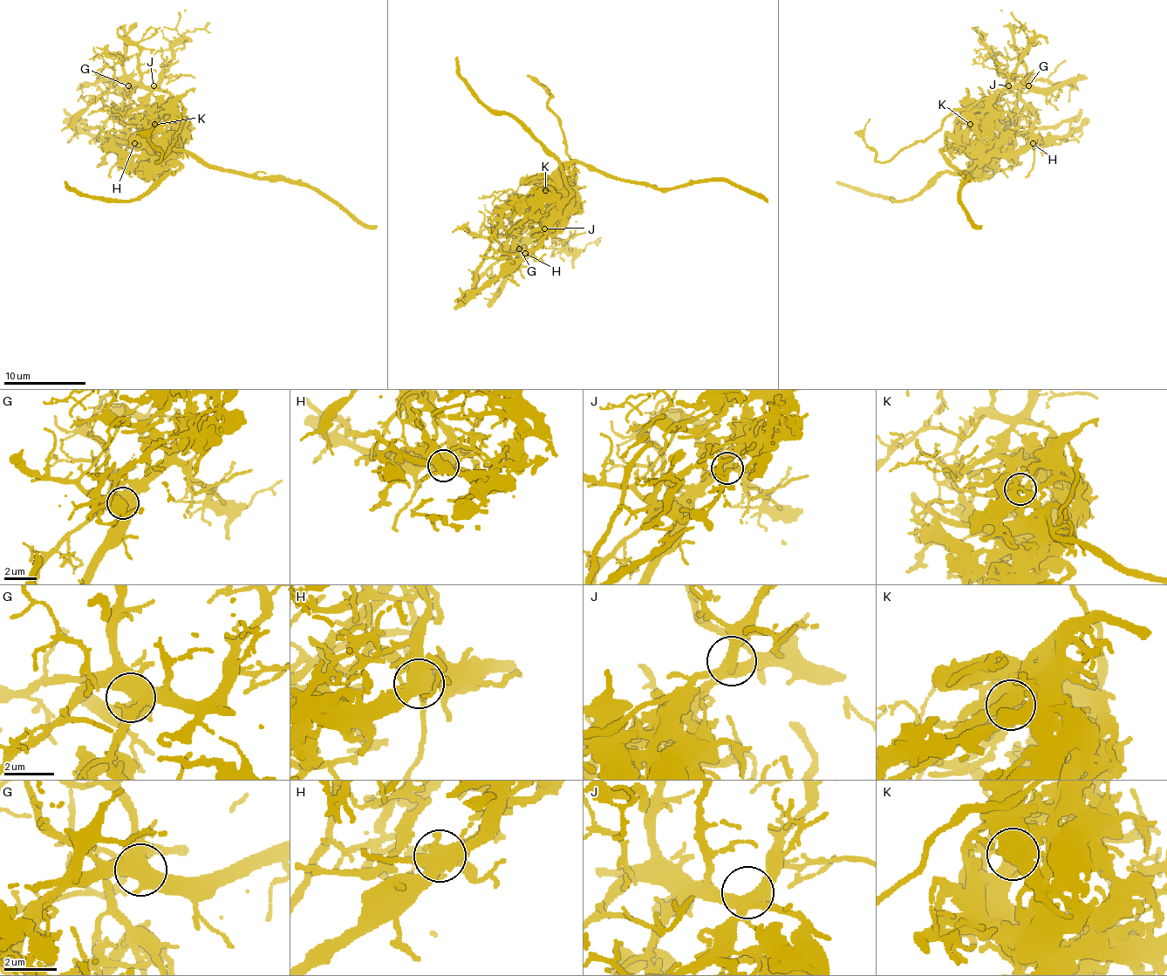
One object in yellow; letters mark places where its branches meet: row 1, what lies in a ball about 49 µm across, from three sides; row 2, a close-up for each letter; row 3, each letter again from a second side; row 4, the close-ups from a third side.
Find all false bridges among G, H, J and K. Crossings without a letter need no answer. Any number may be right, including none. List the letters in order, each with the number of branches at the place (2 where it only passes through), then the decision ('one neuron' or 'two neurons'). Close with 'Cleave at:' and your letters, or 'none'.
G: branches 5; one neuron
H: branches 6; two neurons
J: branches 4; one neuron
K: branches 3; two neurons
Cleave at: H, K

